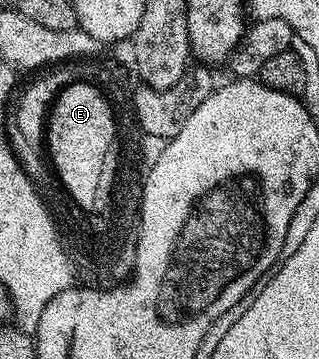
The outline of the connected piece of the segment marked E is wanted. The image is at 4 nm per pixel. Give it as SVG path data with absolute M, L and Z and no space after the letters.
M77 81L62 89L48 112L44 138L48 156L53 156L51 169L56 180L65 177L60 188L68 191L75 200L81 201L81 205L91 207L95 207L95 199L101 197L105 149L114 148L113 136L117 133L109 118L109 101L100 92L102 90L96 84L87 81Z

